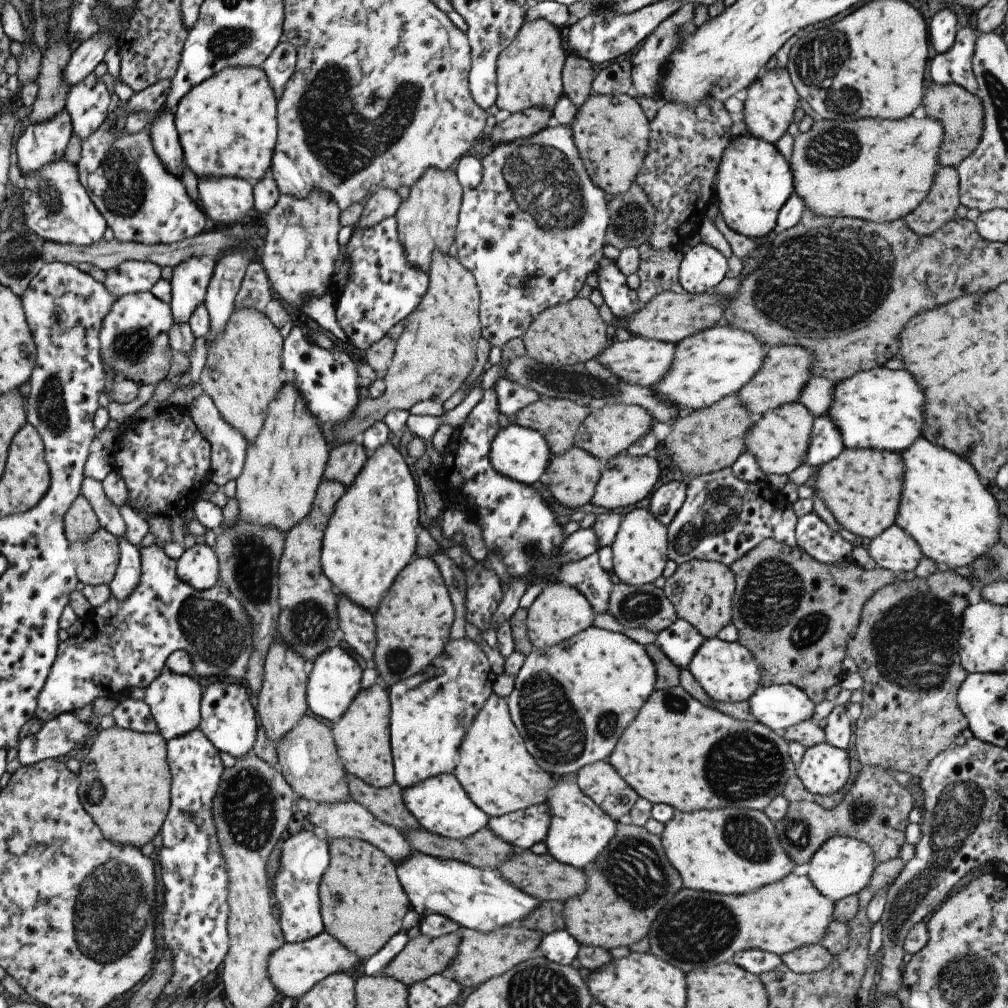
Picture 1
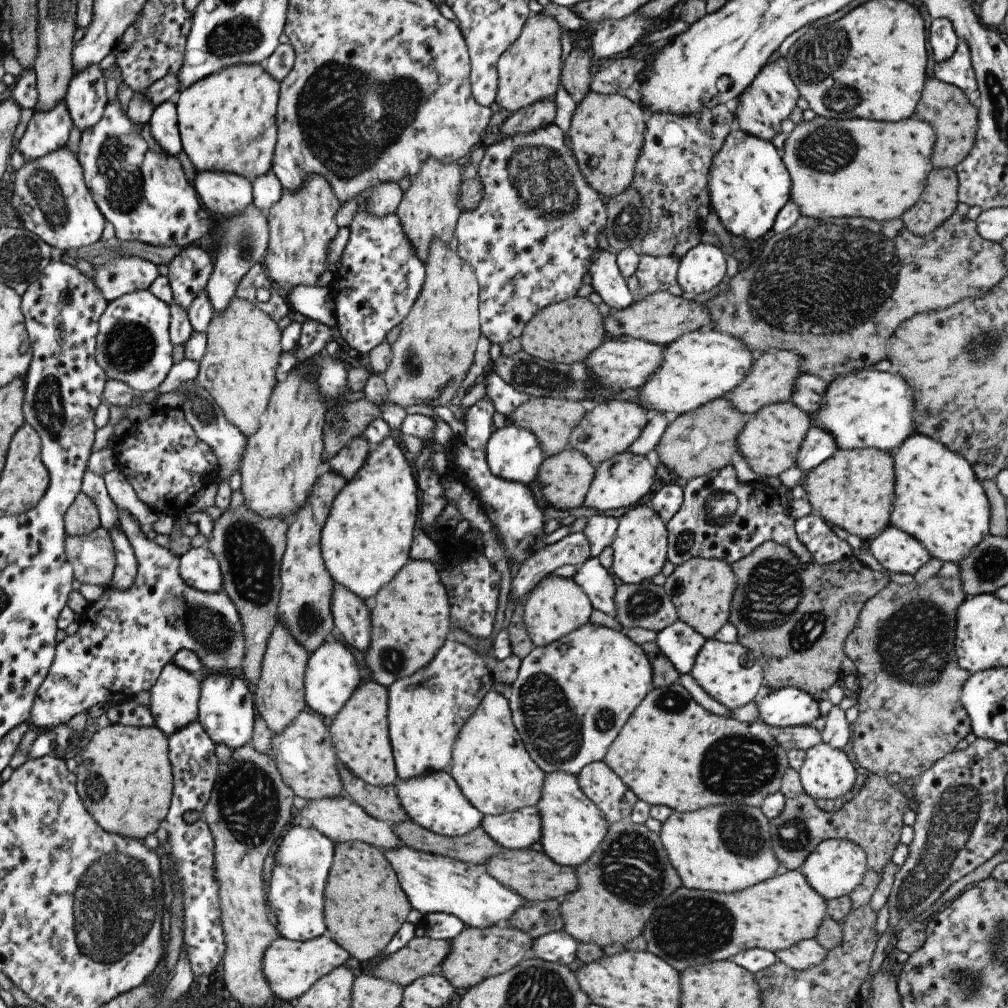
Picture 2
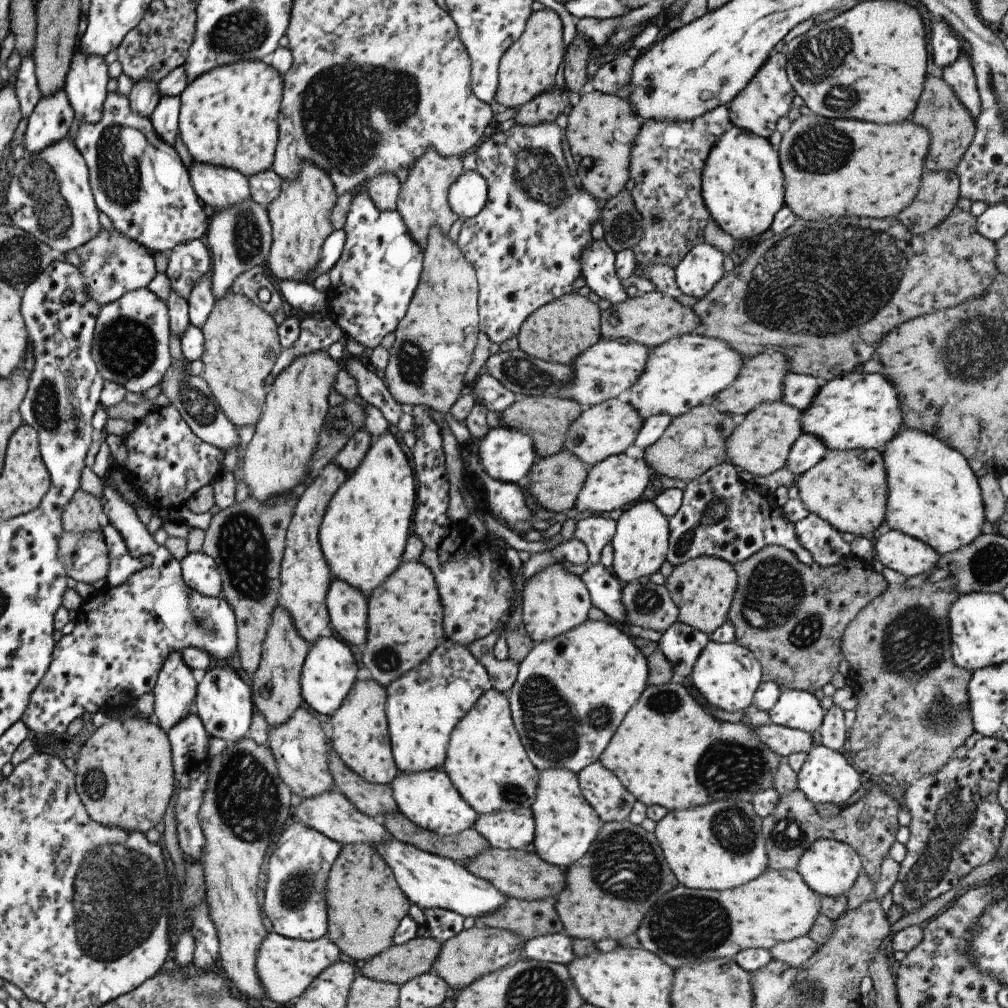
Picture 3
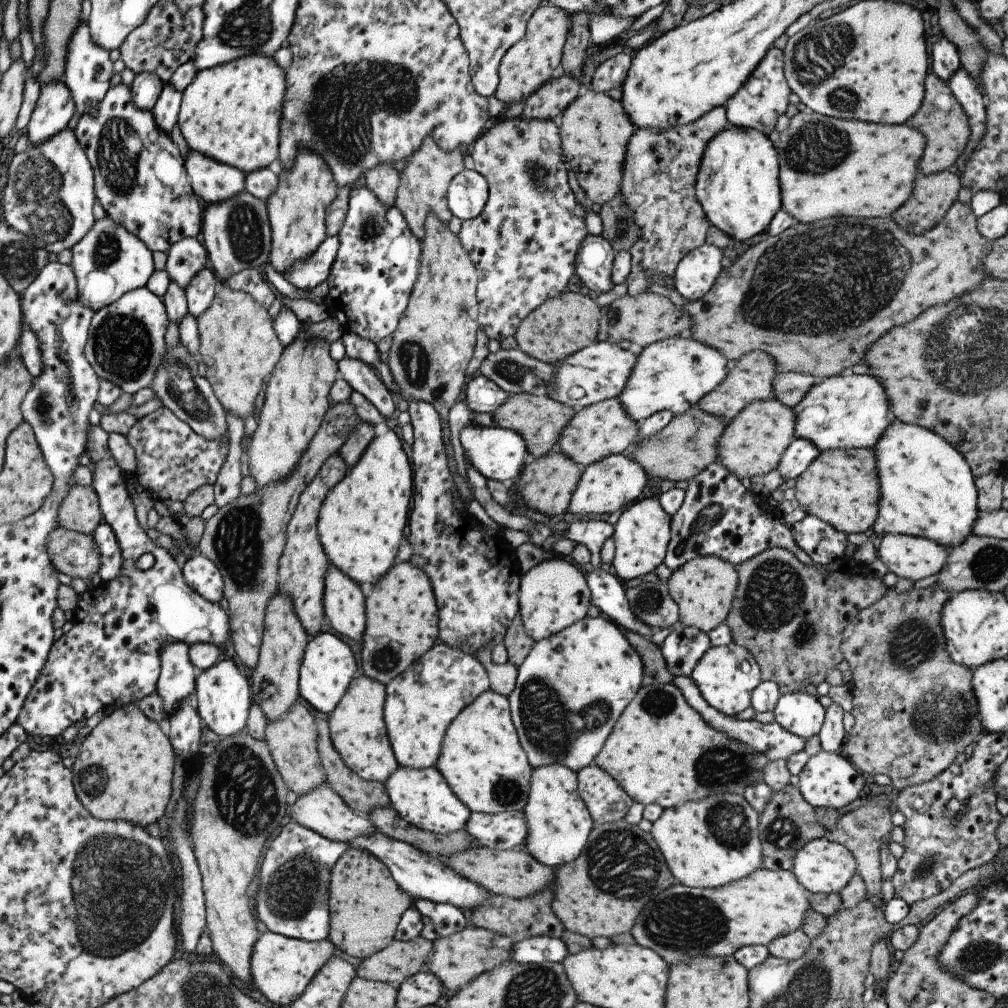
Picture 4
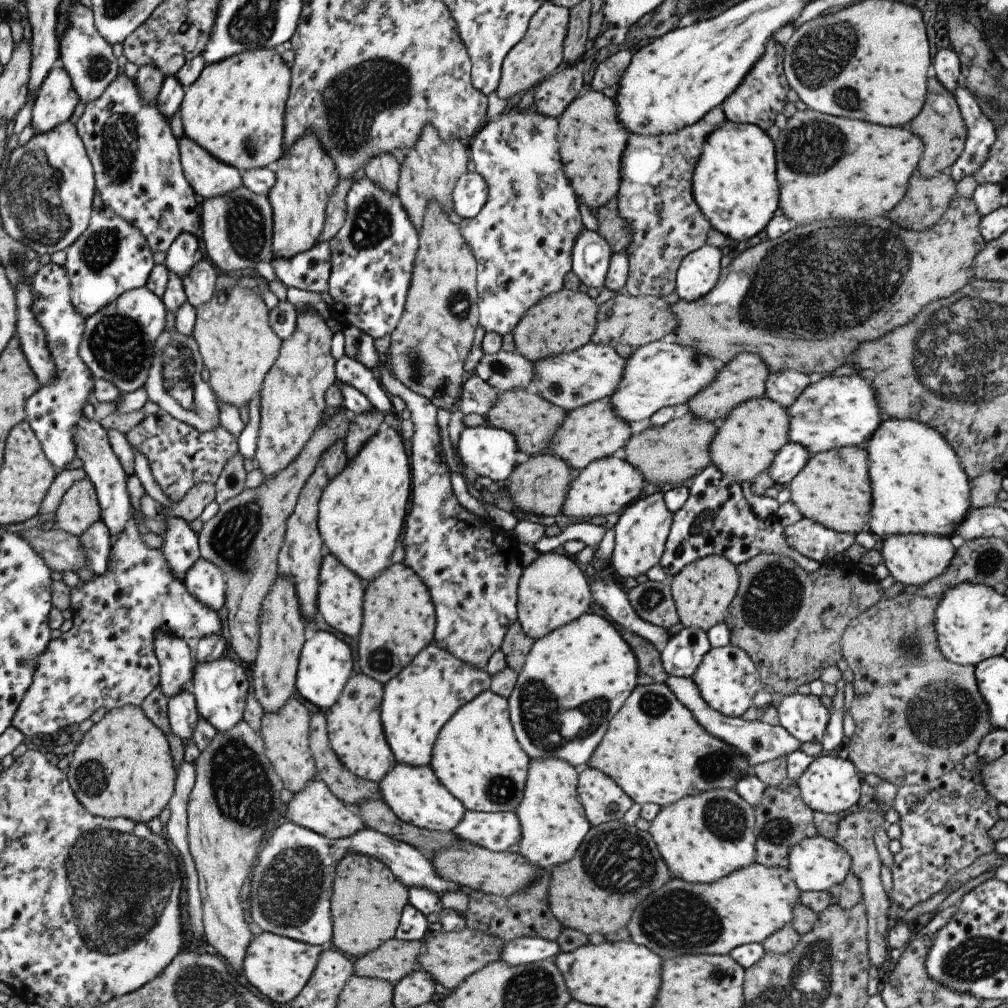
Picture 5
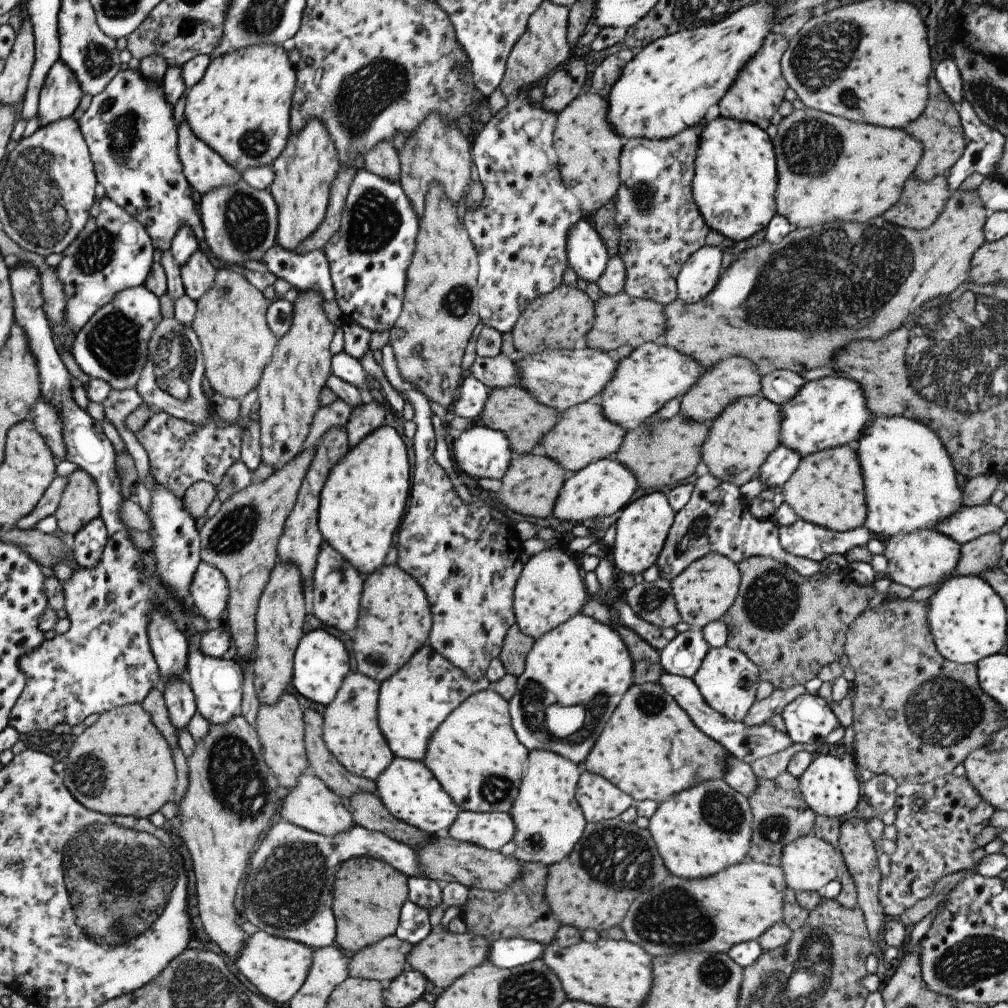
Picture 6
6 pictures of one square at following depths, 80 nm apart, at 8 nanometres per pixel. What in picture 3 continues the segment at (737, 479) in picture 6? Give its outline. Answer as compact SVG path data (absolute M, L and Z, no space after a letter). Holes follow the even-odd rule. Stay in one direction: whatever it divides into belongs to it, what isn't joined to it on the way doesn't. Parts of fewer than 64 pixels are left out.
M780 400L763 402L737 419L735 430L725 440L725 455L740 471L753 477L769 476L785 466L787 454L801 434L801 411Z

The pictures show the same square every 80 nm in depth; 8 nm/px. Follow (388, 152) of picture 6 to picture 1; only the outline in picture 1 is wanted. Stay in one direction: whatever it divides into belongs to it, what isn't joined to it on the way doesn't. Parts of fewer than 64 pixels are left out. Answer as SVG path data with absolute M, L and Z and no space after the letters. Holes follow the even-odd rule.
M377 189L363 200L357 225L361 228L370 227L384 218L393 217L399 203L399 196L393 189Z

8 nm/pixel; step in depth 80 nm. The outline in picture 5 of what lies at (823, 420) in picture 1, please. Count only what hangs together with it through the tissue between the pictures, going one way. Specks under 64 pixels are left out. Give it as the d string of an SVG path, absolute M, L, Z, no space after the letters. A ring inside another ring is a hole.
M787 442L777 454L769 466L767 466L767 474L773 480L777 487L786 486L799 470L807 464L807 460L811 458L811 454L807 452L807 448L799 446L799 444Z

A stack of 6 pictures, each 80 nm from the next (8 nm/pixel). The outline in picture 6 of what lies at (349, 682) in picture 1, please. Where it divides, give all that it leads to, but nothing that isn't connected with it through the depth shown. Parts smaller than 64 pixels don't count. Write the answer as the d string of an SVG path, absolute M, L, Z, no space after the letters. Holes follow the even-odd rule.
M321 628L301 635L301 640L295 648L295 656L293 656L293 672L290 682L295 692L322 709L335 698L347 674L349 674L349 654L339 639Z

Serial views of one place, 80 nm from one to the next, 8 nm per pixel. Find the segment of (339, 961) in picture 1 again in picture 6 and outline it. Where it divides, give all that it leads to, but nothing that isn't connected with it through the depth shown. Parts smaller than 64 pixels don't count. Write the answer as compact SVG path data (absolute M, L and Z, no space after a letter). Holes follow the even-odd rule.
M256 931L247 936L241 947L239 956L233 964L237 970L257 988L259 994L273 1002L289 1002L290 998L299 990L303 979L307 976L311 966L313 949L291 939L271 936L263 931Z

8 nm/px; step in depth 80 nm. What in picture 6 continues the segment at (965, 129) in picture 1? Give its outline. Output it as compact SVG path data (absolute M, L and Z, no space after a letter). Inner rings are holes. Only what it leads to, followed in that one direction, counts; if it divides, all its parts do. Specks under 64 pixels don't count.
M935 77L928 79L927 86L928 99L923 112L903 128L907 134L915 137L922 144L922 155L915 165L913 176L923 182L944 175L961 156L964 147L957 106L943 92Z

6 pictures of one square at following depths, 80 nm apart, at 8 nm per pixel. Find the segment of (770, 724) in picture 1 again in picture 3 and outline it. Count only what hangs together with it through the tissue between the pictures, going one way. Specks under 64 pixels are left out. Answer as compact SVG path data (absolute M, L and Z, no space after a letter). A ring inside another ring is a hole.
M785 690L780 692L777 702L767 710L770 723L786 728L813 733L822 724L823 708L813 693Z

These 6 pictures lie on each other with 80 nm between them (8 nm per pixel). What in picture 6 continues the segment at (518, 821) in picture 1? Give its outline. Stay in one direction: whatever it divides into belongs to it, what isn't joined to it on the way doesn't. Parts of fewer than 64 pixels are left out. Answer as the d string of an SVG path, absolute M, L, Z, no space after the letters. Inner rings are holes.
M461 811L455 822L444 832L453 840L472 844L490 851L513 841L515 826L506 812Z

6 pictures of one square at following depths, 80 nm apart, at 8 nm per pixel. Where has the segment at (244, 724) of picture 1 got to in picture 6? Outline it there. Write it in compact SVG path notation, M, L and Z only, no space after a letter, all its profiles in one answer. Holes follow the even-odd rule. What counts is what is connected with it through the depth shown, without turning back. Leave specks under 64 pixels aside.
M189 636L187 666L185 678L195 700L196 712L207 720L209 725L227 724L231 718L240 714L241 684L243 672L240 660L223 660L223 658L209 658L203 656L197 648L195 636Z

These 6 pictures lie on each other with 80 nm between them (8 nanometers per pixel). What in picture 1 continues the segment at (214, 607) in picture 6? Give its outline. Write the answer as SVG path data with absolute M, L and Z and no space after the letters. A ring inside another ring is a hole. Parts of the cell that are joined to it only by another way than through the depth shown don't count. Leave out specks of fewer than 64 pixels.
M205 543L184 550L175 562L178 578L194 589L202 591L219 583L218 560L213 549Z

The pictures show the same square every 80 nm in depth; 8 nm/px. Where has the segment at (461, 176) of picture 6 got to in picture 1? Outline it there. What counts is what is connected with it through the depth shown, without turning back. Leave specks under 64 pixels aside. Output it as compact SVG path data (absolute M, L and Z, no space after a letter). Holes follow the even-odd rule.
M427 167L409 187L408 196L399 203L394 214L398 239L404 248L407 263L427 274L431 251L437 249L442 253L447 252L454 242L463 194L464 190L453 169Z

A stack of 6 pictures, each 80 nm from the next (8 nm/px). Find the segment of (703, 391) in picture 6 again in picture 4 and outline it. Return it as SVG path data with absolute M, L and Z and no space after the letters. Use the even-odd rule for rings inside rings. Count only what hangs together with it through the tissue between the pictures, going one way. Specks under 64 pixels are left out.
M760 351L749 352L732 365L727 378L723 378L723 382L719 382L718 387L713 388L707 396L703 396L696 406L711 416L717 416L726 421L731 420L751 402L773 398L775 374L777 374L777 368L775 368L775 360L772 360L771 356Z

